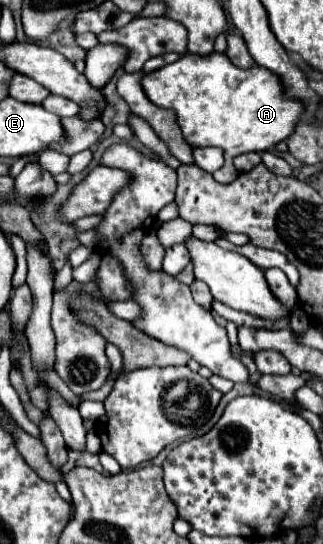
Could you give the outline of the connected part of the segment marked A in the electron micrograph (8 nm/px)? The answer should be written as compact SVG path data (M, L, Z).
M212 52L208 56L184 54L184 56L180 56L178 62L168 64L168 66L152 72L152 74L144 74L142 86L144 86L146 96L154 104L160 104L162 108L176 110L184 140L192 148L196 148L196 146L218 146L224 150L225 163L212 174L213 178L222 184L230 183L238 176L238 171L233 165L234 156L244 154L244 152L262 152L262 150L276 146L278 142L286 140L294 132L296 122L300 120L300 114L306 110L304 102L292 100L284 94L284 84L276 72L262 68L258 64L242 70L242 68L234 66L226 54L220 54L220 52Z

